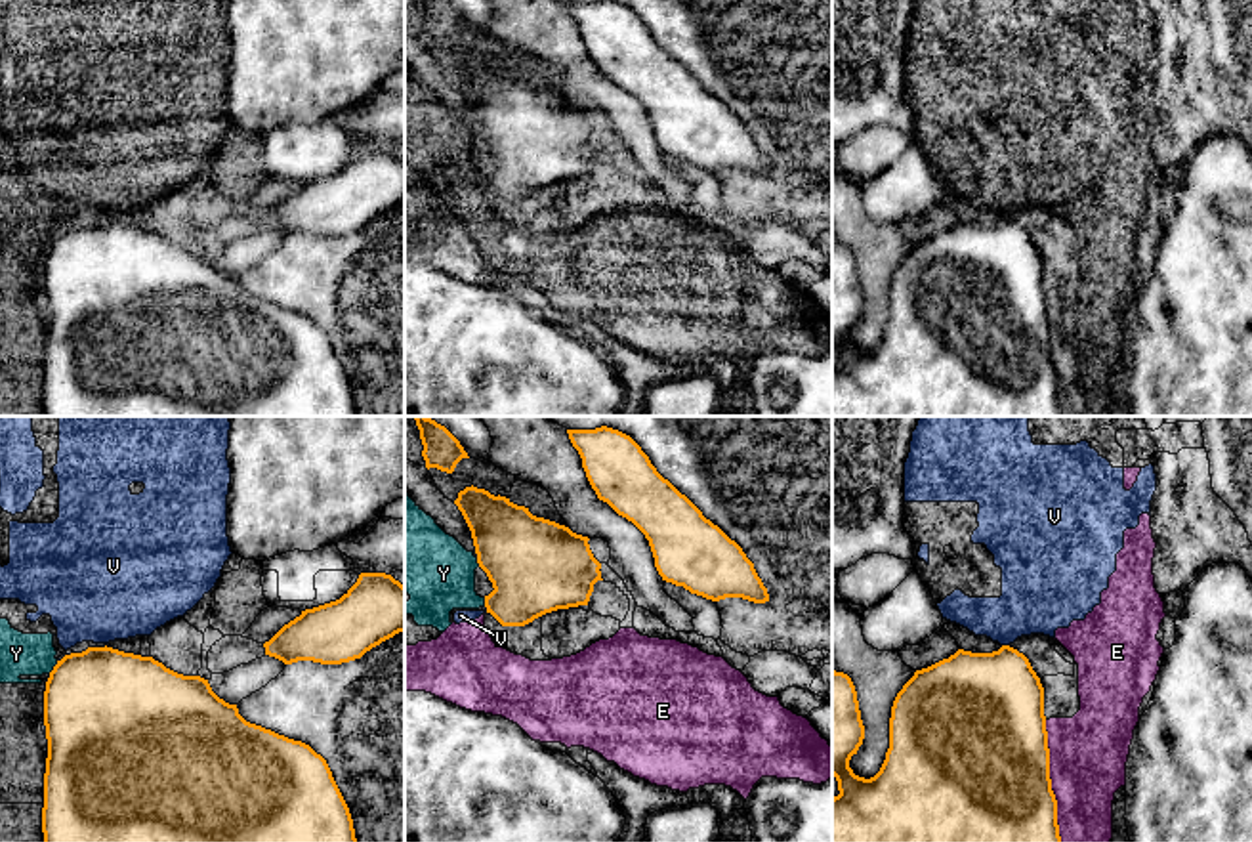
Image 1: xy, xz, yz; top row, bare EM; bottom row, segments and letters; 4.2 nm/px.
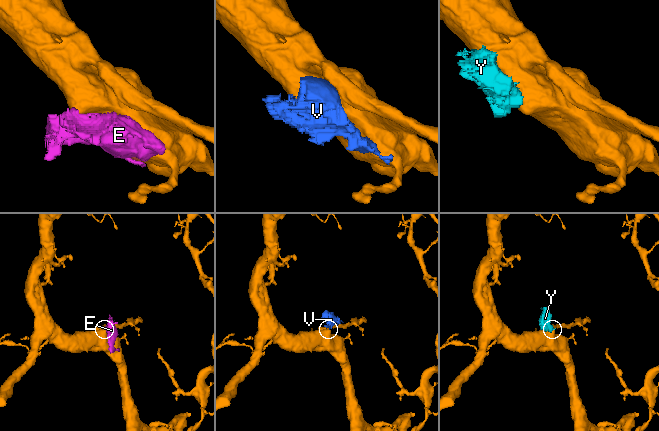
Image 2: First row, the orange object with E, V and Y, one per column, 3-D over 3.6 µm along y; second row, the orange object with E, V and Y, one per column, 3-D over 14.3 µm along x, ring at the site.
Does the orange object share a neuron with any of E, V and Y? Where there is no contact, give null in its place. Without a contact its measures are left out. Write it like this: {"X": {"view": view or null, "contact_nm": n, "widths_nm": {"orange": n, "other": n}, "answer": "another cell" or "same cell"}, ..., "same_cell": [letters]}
{"E": {"view": "yz", "contact_nm": 500, "widths_nm": {"orange": 500, "other": 320}, "answer": "another cell"}, "V": {"view": "yz", "contact_nm": 30, "widths_nm": {"orange": 440, "other": 320}, "answer": "another cell"}, "Y": {"view": "xy", "contact_nm": 70, "widths_nm": {"orange": 480, "other": 180}, "answer": "another cell"}, "same_cell": []}

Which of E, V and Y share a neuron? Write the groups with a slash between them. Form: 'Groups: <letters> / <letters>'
Groups: E V Y

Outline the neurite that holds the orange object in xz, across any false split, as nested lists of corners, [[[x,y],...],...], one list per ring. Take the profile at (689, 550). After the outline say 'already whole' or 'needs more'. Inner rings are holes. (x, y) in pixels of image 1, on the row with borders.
[[[607,426],[567,433],[597,498],[649,540],[662,580],[712,601],[769,601],[742,548],[664,479],[630,435]]]; already whole

